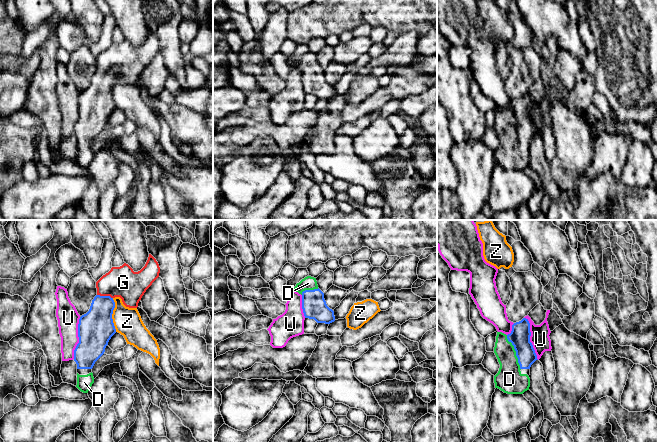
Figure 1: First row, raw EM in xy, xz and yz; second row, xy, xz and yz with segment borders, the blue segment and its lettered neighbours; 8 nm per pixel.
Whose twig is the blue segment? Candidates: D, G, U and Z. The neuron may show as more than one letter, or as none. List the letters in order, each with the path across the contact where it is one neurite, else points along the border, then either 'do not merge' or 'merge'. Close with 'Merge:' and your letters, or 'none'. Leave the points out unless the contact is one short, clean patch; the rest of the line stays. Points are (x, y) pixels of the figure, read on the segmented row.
D: way yz (520, 335), (516, 352), (512, 356), (509, 379); merge
G: way xy (97, 326), (105, 296), (119, 282), (123, 282); merge
U: border yz (524, 317), (529, 323), (530, 342), (538, 359); do not merge
Z: border xy (112, 298), (114, 302), (112, 322), (116, 331); do not merge
Merge: D, G

